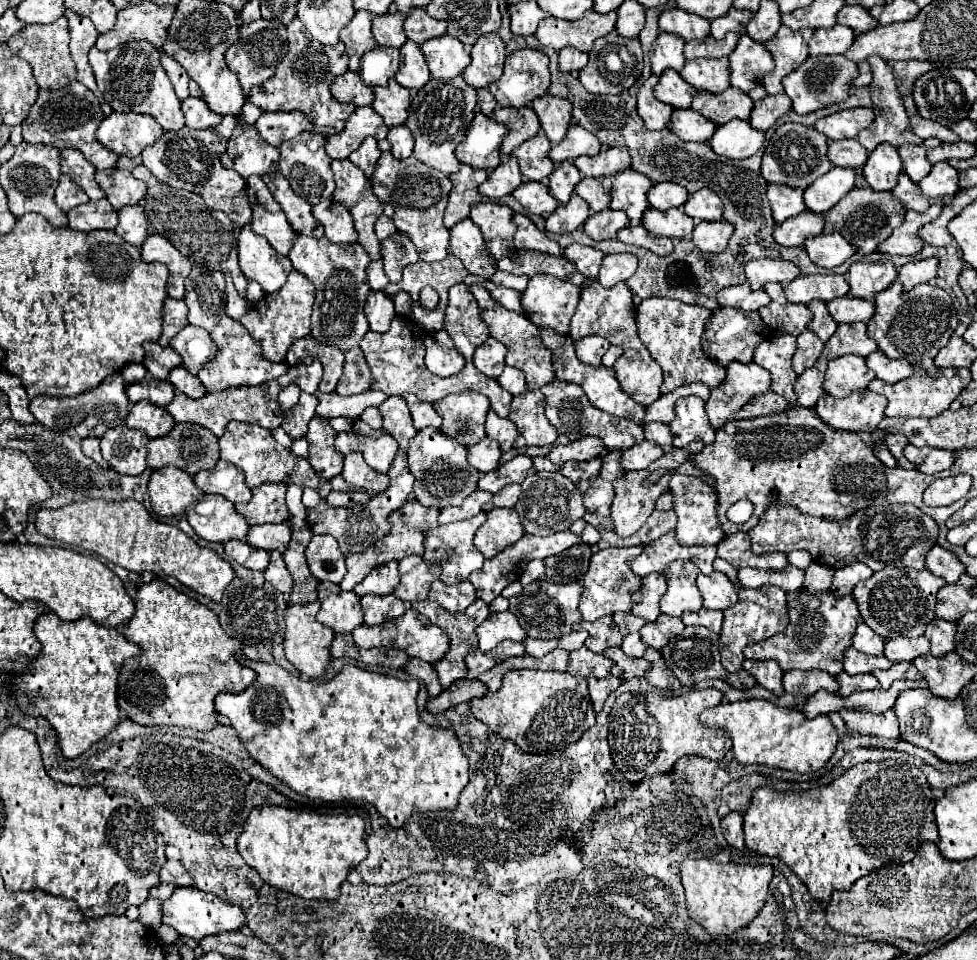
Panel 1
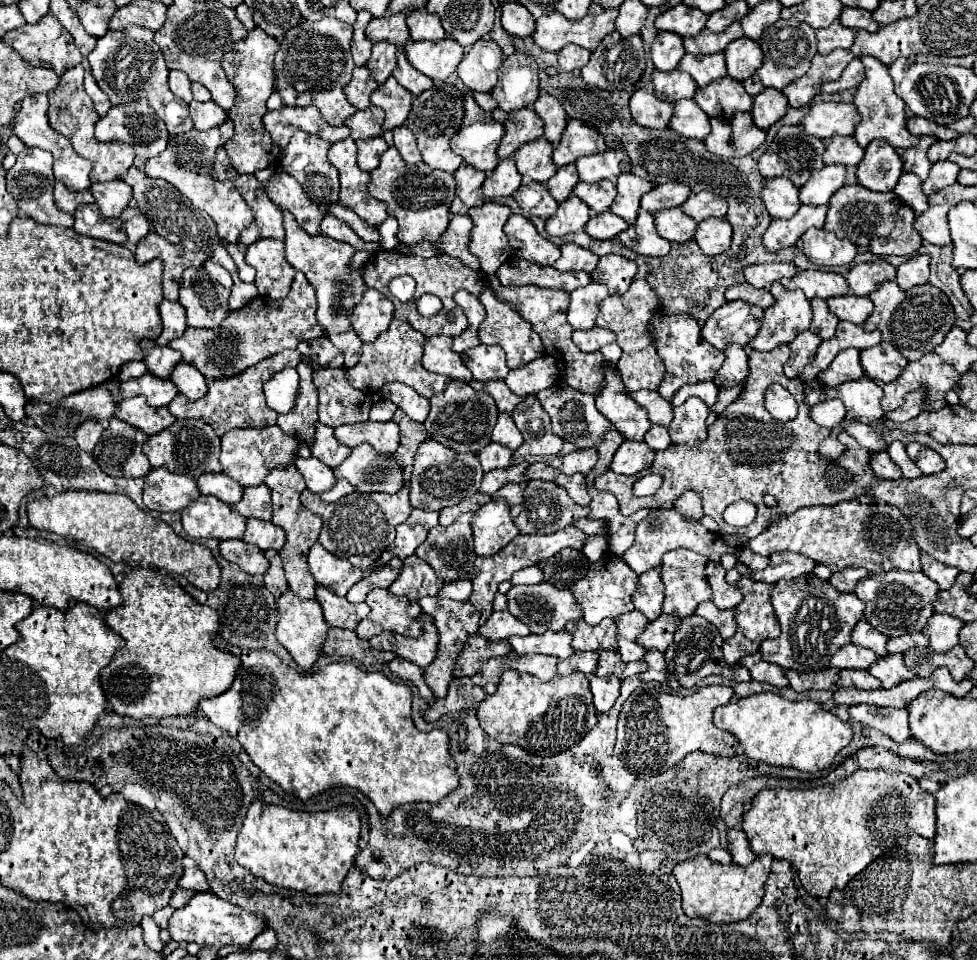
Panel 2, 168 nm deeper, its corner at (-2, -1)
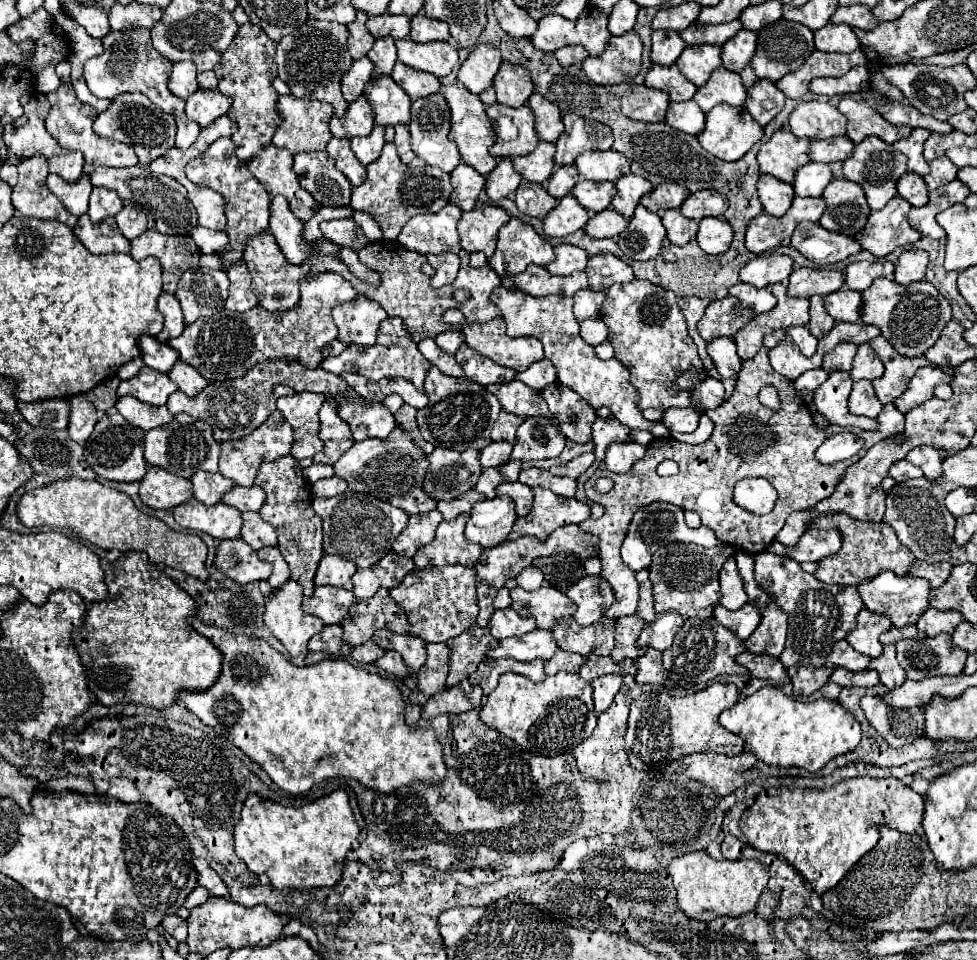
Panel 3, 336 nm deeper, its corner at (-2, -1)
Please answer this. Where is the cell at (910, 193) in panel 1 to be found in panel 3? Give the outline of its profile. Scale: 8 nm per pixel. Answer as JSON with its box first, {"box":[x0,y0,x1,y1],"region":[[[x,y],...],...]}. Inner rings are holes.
{"box":[898,171,928,207],"region":[[[908,171],[898,179],[898,195],[904,197],[912,207],[924,207],[928,203],[928,189],[924,179]]]}

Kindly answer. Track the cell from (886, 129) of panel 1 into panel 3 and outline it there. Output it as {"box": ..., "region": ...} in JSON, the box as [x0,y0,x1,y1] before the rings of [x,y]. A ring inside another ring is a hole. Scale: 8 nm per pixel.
{"box":[838,97,910,143],"region":[[[844,97],[838,103],[838,111],[844,113],[848,119],[846,123],[846,137],[852,139],[854,143],[860,143],[868,135],[876,135],[886,143],[894,143],[898,139],[904,139],[910,135],[910,127],[896,127],[888,123],[880,113],[876,113],[872,107],[868,107],[862,101],[854,101],[850,97]]]}

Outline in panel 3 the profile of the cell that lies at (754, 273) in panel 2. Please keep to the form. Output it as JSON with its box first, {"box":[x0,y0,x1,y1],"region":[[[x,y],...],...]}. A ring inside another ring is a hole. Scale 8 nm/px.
{"box":[740,251,794,287],"region":[[[774,251],[746,263],[740,271],[740,281],[750,283],[754,287],[768,287],[774,283],[782,283],[794,271],[792,265],[794,261],[788,255]]]}

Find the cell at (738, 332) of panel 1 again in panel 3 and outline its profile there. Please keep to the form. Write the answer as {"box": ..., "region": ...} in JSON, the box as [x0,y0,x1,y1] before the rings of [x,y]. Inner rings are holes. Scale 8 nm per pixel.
{"box":[698,295,754,343],"region":[[[728,295],[722,301],[712,301],[698,323],[700,337],[710,343],[714,337],[732,337],[738,329],[742,329],[754,315],[752,311],[738,311],[738,299]]]}

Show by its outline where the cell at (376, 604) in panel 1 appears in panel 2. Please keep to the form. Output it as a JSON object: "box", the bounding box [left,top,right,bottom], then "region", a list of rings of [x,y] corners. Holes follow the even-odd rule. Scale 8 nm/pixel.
{"box":[356,589,420,639],"region":[[[374,589],[366,603],[370,605],[370,615],[360,621],[356,627],[356,635],[362,639],[370,639],[382,631],[396,631],[408,637],[416,637],[418,631],[410,631],[414,619],[420,615],[420,607],[416,601],[392,595],[388,589]]]}

